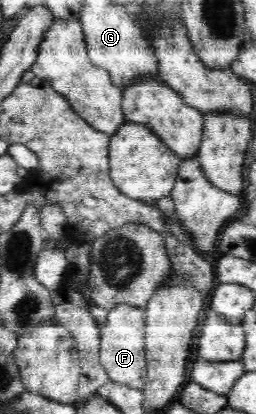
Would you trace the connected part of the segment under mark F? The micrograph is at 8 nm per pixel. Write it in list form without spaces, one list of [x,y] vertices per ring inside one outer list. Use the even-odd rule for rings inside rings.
[[[121,304],[109,310],[107,323],[100,328],[100,362],[111,381],[143,390],[147,381],[144,308]]]

